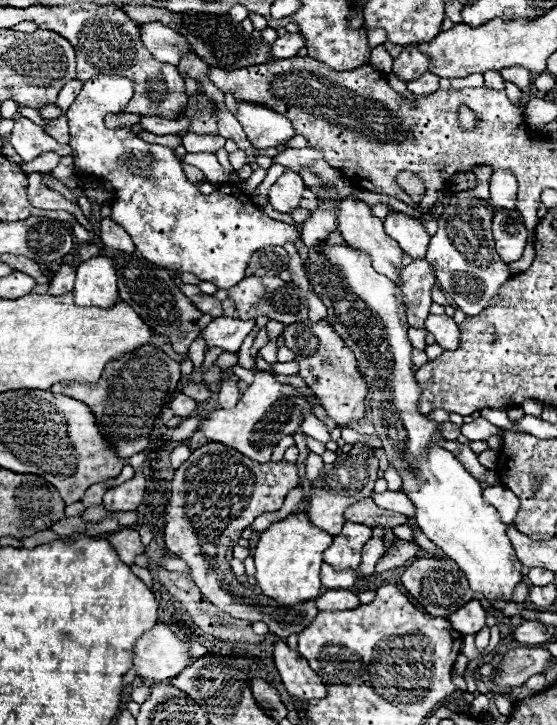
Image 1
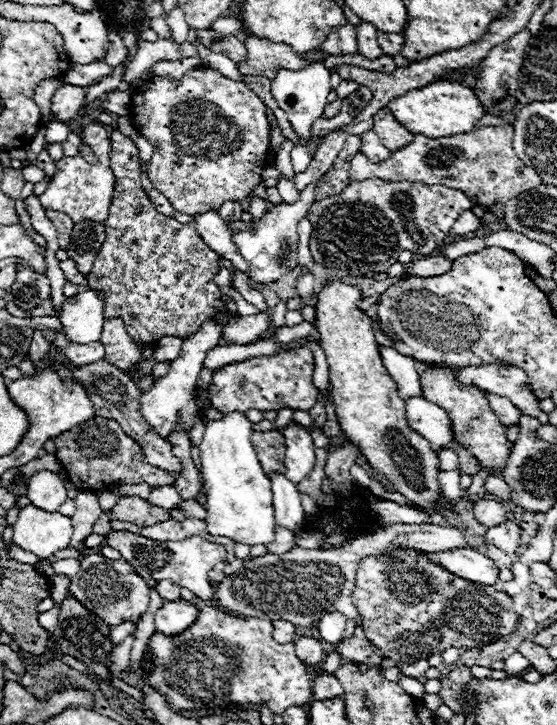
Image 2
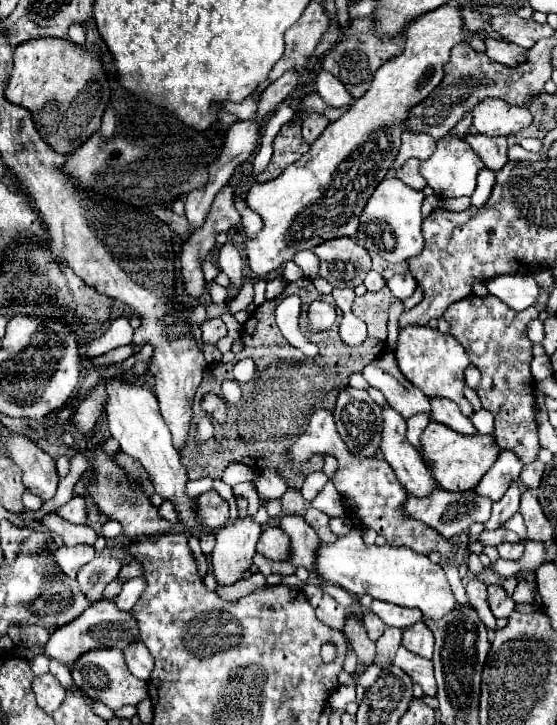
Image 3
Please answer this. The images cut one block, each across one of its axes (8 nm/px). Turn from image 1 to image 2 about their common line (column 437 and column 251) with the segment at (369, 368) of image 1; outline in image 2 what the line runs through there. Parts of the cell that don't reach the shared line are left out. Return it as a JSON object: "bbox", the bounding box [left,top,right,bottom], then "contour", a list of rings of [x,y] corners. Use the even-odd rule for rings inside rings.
{"bbox":[200,412,274,546],"contour":[[[242,412],[224,414],[218,420],[210,420],[200,444],[202,476],[206,486],[206,524],[208,532],[216,536],[228,536],[234,542],[248,546],[268,544],[274,538],[274,510],[270,480],[264,474],[258,456],[252,448],[252,422]]]}

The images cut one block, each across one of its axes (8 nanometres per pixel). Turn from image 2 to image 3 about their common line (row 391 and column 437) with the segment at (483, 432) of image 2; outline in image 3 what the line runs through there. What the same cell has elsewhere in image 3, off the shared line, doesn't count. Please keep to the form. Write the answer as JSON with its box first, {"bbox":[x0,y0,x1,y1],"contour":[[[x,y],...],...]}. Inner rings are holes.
{"bbox":[422,422,500,492],"contour":[[[430,422],[428,428],[422,434],[422,446],[424,446],[424,458],[432,462],[432,474],[436,482],[450,490],[450,492],[462,492],[462,490],[472,490],[478,486],[480,478],[490,470],[490,466],[496,462],[500,454],[500,446],[494,442],[490,434],[480,436],[466,436],[458,434],[456,430],[450,430],[448,426],[442,426],[440,422]]]}

